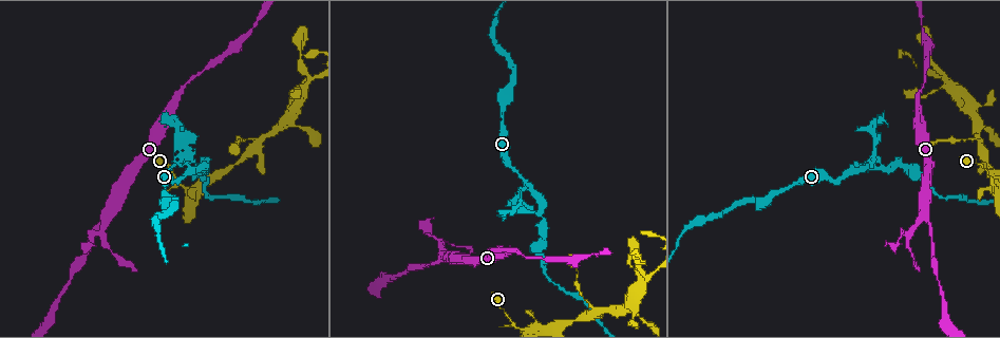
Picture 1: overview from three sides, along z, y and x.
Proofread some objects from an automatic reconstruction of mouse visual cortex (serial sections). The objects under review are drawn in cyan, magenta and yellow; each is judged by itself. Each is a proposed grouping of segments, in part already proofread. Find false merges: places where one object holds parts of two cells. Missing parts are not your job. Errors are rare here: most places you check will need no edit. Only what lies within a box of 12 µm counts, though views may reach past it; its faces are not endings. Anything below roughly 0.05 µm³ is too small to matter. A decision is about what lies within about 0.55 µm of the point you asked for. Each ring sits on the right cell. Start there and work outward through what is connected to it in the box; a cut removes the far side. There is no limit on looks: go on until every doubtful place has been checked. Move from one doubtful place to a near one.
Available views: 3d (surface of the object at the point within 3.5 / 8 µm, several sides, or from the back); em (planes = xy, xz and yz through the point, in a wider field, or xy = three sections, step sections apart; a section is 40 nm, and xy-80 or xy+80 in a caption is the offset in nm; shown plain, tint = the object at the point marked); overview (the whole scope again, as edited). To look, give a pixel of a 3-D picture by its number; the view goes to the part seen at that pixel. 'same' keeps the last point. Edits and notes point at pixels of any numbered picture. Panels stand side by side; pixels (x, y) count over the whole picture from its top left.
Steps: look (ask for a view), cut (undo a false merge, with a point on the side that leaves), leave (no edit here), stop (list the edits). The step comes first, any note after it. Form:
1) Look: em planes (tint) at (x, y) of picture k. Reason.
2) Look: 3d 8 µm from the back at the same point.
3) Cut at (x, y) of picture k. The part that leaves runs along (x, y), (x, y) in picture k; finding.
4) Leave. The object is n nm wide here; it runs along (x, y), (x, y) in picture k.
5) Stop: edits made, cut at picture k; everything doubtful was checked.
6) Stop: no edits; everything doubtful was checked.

Look: em xy step 2 (tint) at (879, 167) of picture 1. Three arms meet.

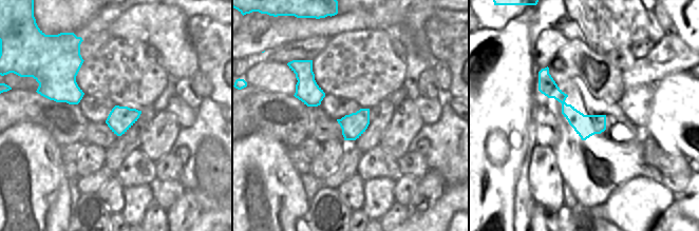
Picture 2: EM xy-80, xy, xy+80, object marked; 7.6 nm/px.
Look: 3d 3.5 µm at the same point. See where the arms go.

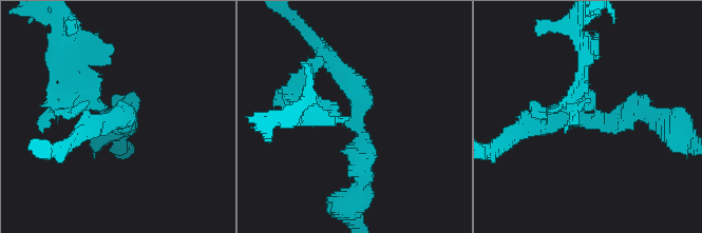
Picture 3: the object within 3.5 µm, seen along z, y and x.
Leave. 3 arms meet here; the arms are 200, 250, 300 nm wide; it runs along (544, 71), (583, 124), (603, 127) in picture 2; one cell here.

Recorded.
Look: 3d 3.5 µm at (981, 145) of picture 1. Two arms in line, one across.

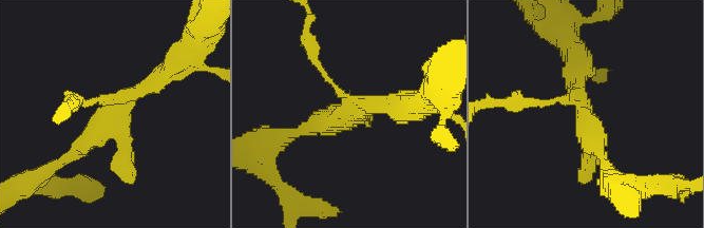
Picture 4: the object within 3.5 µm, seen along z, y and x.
Look: em xy step 1 (tint) at (118, 112) of picture 4.

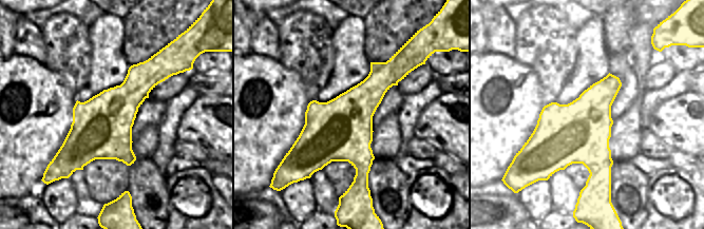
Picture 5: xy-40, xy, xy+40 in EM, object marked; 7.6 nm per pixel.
Look: em planes (tint) at the same point. Another direction.

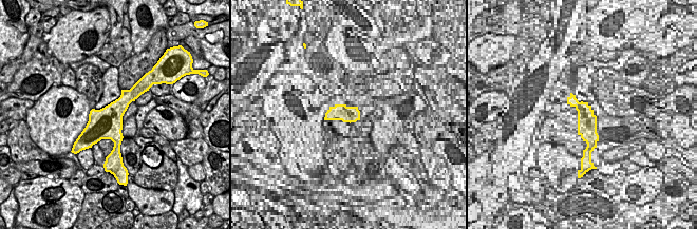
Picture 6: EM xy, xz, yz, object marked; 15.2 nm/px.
Leave. It runs along (65, 159), (173, 65) in picture 4; all the same cell.

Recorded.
Look: 3d 3.5 µm at (975, 120) of picture 1. Looks like a crossing.

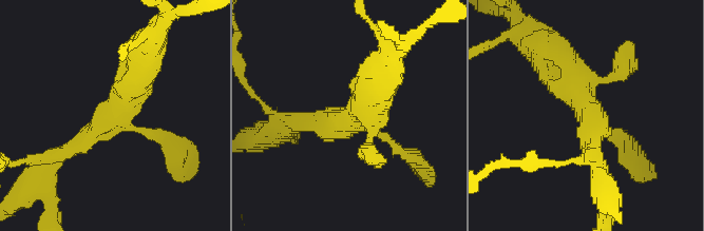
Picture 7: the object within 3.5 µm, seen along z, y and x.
Look: em xy step 5 (tint) at (592, 117) of picture 7. 4 arms meet here; the arms are 150, 150, 250, 500 nm wide; now the EM.

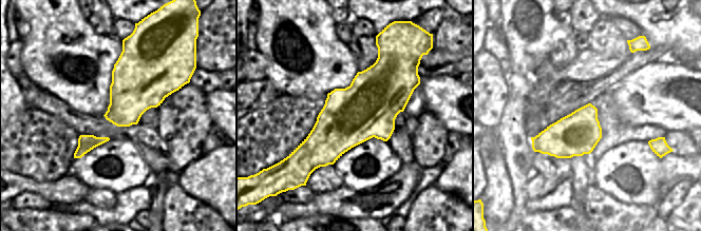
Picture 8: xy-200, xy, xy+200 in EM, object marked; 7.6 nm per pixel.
Look: em xy step 1 (tint) at the same point. Another direction.

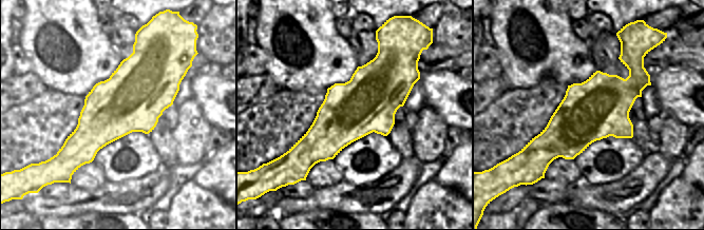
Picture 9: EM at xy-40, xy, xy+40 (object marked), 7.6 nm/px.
Leave. It runs along (54, 161), (113, 113), (145, 63) in picture 7; all the same cell.

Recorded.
Look: 3d 3.5 µm at (877, 150) of picture 1. Sharp bend.

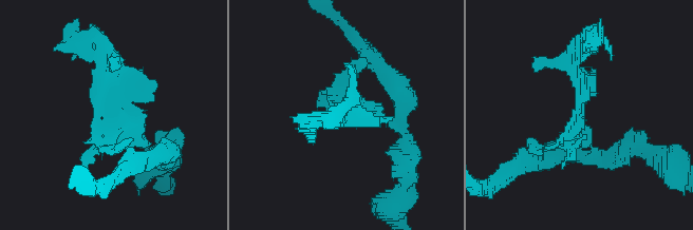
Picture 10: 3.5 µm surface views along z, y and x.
Look: em xy step 2 (tint) at (106, 110) of picture 10. Shape alone is not enough.

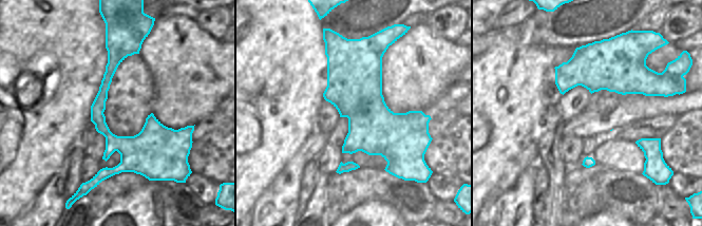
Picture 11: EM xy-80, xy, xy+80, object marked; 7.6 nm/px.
Leave. It runs along (156, 153), (105, 114), (108, 50) in picture 10; continuous, no second cell.

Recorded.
Look: 3d 3.5 µm at (872, 125) of picture 1. Sharp bend.

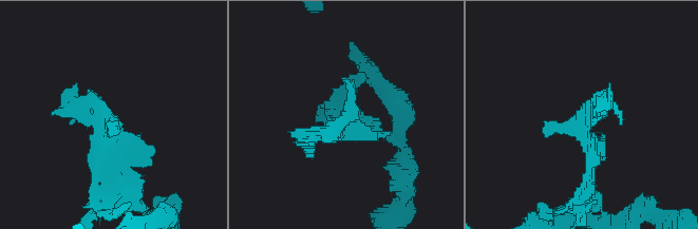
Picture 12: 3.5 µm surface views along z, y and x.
Look: em xy step 1 (tint) at (111, 119) of picture 12.

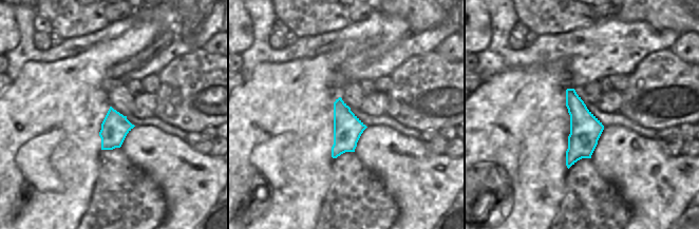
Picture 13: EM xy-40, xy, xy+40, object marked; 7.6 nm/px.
Leave. It runs along (109, 186), (109, 117), (96, 101), (74, 111) in picture 12; all the same cell.

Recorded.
Stop: no edits; everything doubtful was checked.

